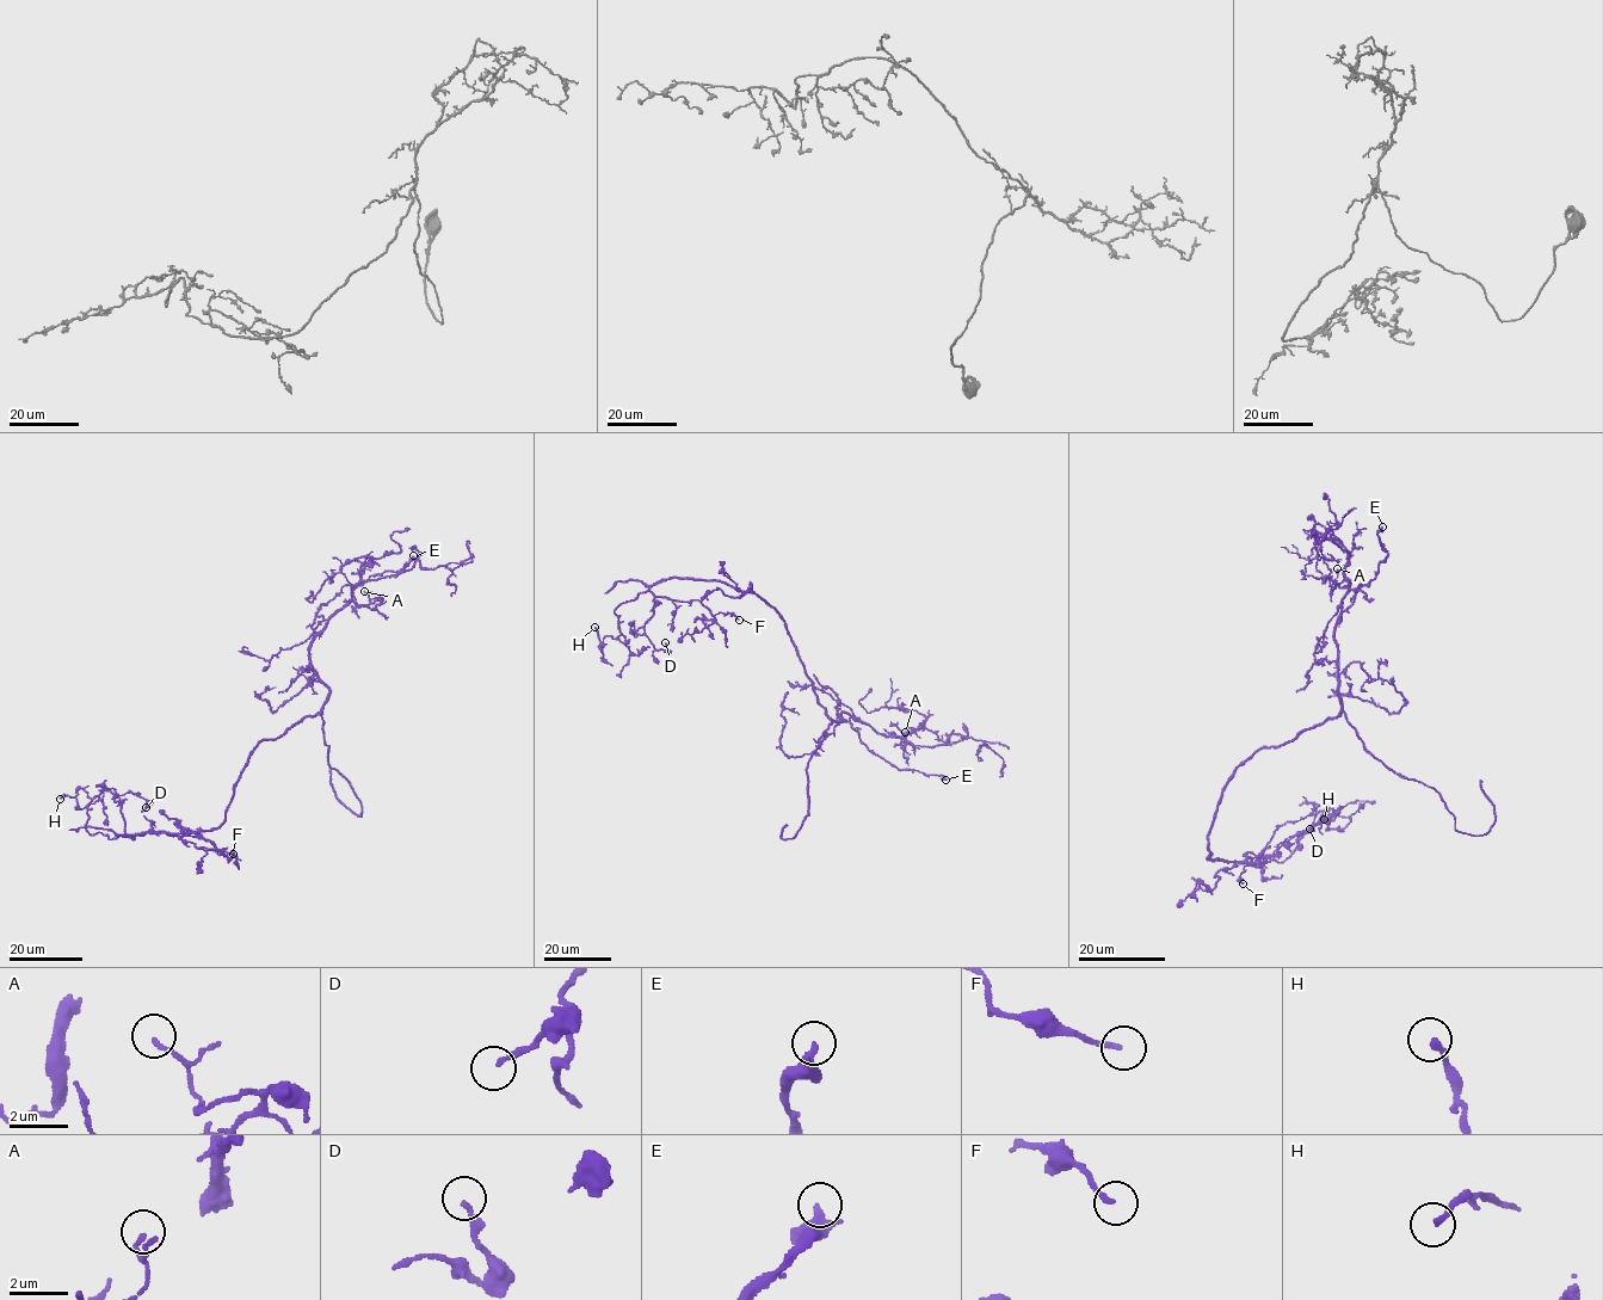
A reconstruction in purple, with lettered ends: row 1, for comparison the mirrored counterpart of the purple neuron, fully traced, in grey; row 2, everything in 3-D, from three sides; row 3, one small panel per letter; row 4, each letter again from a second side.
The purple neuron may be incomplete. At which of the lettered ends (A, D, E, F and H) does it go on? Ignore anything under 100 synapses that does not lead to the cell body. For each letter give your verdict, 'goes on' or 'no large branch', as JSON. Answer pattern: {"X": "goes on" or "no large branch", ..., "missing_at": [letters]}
{"A": "no large branch", "D": "no large branch", "E": "no large branch", "F": "no large branch", "H": "no large branch", "missing_at": []}

